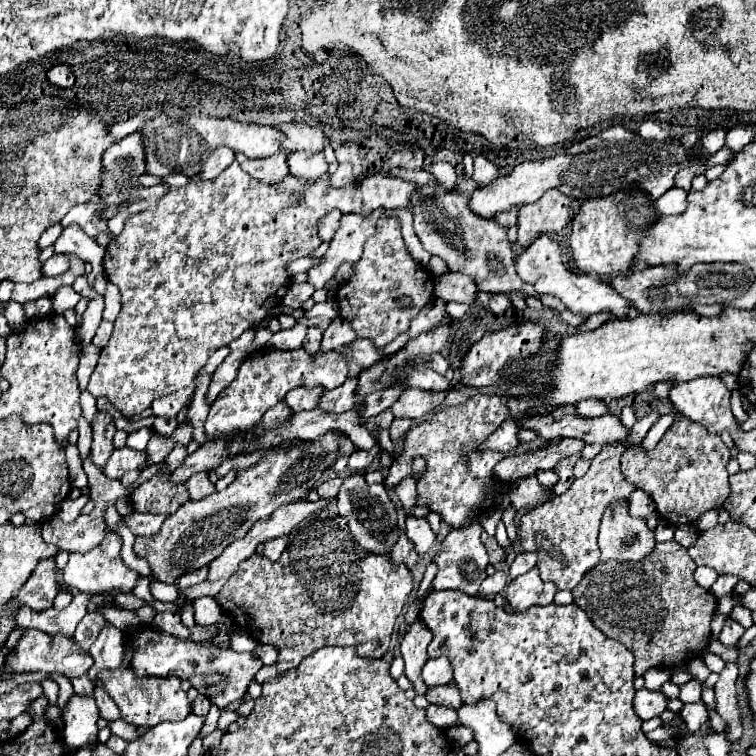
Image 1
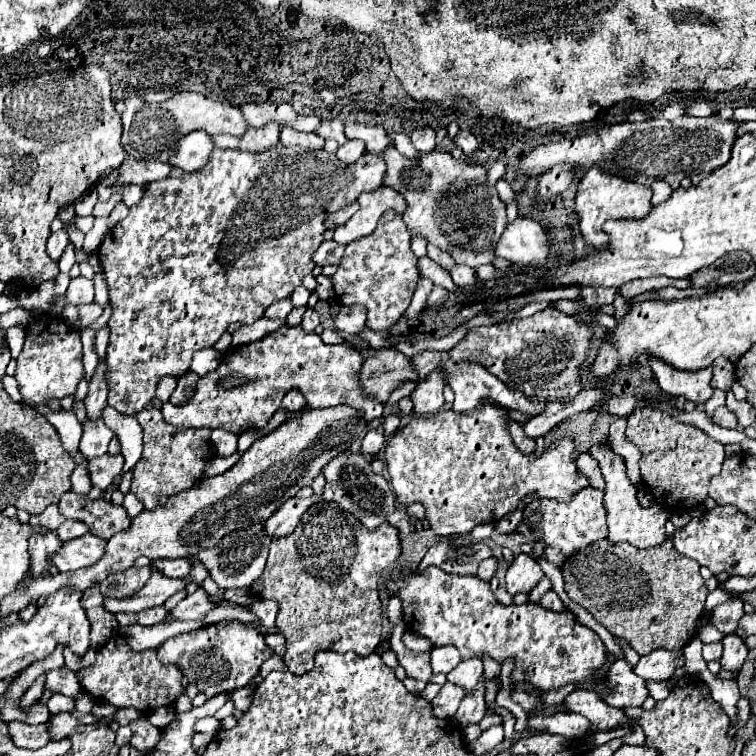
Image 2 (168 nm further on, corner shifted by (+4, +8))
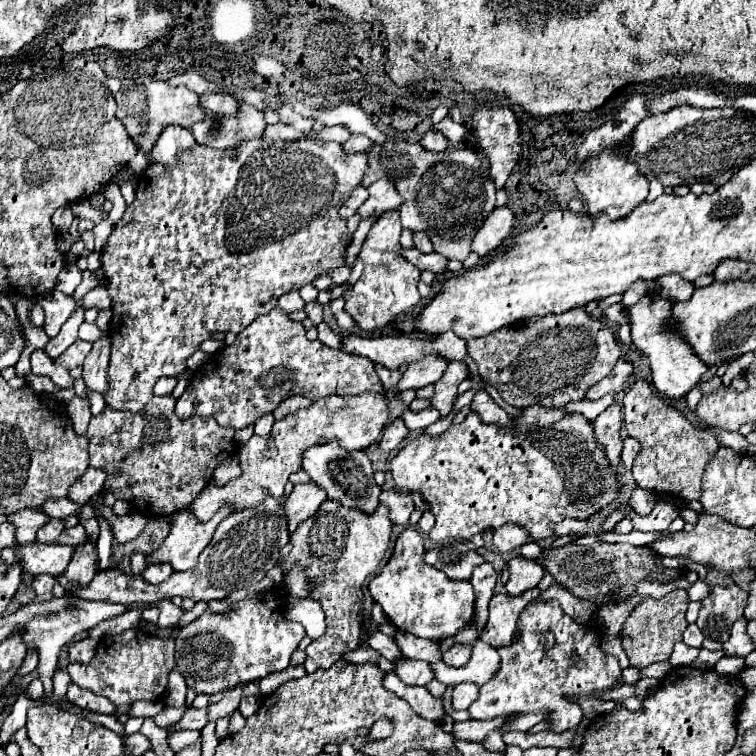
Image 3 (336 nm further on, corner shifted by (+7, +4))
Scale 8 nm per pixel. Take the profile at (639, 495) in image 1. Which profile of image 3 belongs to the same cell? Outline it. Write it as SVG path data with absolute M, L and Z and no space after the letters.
M631 437L625 439L625 443L623 443L623 463L625 463L627 469L631 469L633 457L639 453L639 449L641 449L641 445L635 439L631 439Z

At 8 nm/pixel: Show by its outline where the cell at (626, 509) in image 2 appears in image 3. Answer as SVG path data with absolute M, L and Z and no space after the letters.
M619 403L609 405L593 421L593 425L595 425L597 441L605 445L607 459L611 461L613 467L617 467L619 459L621 459L621 447L623 447L623 439L619 435L619 431L621 431L621 407L619 407Z

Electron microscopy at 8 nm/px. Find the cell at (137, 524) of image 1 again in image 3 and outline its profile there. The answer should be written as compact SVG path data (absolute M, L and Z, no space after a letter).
M61 497L61 499L51 499L51 501L43 501L41 513L49 515L49 517L65 519L65 517L69 517L69 515L73 515L73 513L81 515L81 505L65 499L65 497Z

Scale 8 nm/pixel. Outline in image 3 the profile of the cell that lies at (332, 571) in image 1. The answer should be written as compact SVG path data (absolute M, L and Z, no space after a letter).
M327 499L319 511L303 521L297 531L291 535L291 553L281 563L283 575L287 575L295 565L301 565L307 569L307 573L313 577L315 583L319 583L319 589L313 589L311 597L317 599L325 611L327 617L327 631L323 637L315 639L307 647L307 659L305 669L307 673L313 673L317 669L327 669L329 665L341 661L343 653L353 651L359 647L363 639L361 631L361 585L365 579L375 573L379 561L383 559L387 551L391 535L391 521L387 513L387 505L379 503L375 513L367 515L357 509L347 509L339 505L335 499Z

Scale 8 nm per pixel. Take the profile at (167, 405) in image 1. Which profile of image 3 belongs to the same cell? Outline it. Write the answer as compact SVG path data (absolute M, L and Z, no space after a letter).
M163 377L163 379L159 379L155 383L155 395L171 395L173 389L175 389L175 385L177 385L177 379Z

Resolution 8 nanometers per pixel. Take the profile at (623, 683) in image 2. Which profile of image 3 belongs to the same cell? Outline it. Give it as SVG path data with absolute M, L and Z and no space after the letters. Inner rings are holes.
M531 601L519 619L517 639L509 647L499 647L501 671L479 689L479 699L469 707L471 719L485 721L501 715L533 713L551 709L551 729L561 733L577 726L582 710L575 701L581 695L613 689L621 681L621 667L613 655L603 653L601 633L593 623L579 623L569 617L557 601ZM547 633L553 633L555 645L547 651Z

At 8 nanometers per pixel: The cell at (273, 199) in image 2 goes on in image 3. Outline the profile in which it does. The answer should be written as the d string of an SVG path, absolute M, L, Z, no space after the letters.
M261 137L259 141L243 141L243 145L235 145L231 149L213 149L205 145L197 145L191 151L183 151L177 157L175 167L167 167L161 163L151 163L143 175L137 181L135 189L135 201L127 205L125 215L115 223L103 253L103 271L107 275L107 291L113 297L113 319L111 319L111 329L109 335L113 339L113 349L111 349L111 361L109 361L109 371L107 371L107 391L103 393L107 405L117 411L131 411L137 413L141 411L153 397L153 385L159 381L159 377L171 375L177 377L185 369L185 361L189 355L197 351L201 341L209 339L211 333L241 333L251 321L261 317L263 313L269 313L275 309L277 299L289 291L301 289L307 283L313 283L319 275L337 269L343 265L343 255L345 249L351 243L351 233L347 233L347 223L339 217L339 207L351 191L361 185L363 173L367 171L367 157L365 153L353 153L347 155L339 143L333 141L311 141L311 139L299 139L299 141L283 141L283 139L267 139Z

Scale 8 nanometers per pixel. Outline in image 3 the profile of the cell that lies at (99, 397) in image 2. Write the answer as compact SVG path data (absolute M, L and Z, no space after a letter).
M105 333L101 339L93 343L91 353L85 359L83 365L83 379L85 385L95 391L105 391L107 387L107 367L109 367L109 355L111 355L111 337Z

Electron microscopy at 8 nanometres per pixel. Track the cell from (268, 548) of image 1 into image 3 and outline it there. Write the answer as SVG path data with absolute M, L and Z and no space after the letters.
M315 481L297 483L293 493L285 499L285 507L283 507L291 533L297 529L299 523L313 517L325 499L327 493L319 485L315 485Z

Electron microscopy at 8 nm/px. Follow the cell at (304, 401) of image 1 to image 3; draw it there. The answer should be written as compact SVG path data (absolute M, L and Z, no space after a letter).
M299 395L287 397L287 401L283 401L283 405L279 405L279 409L275 409L273 415L275 415L275 419L283 419L283 417L295 413L297 409L309 407L309 405L311 405L311 401L307 401L307 397L299 397Z

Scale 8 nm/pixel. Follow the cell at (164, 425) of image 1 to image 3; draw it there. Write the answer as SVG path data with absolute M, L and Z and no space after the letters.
M275 307L239 333L233 345L225 345L203 361L179 397L175 413L179 419L203 415L213 417L223 427L243 429L261 415L273 413L277 405L291 395L317 401L327 395L354 396L364 392L384 393L375 365L367 361L367 357L347 355L321 341L309 341L303 325Z

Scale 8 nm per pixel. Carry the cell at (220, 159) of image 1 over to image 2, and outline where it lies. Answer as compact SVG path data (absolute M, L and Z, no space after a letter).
M196 131L188 133L178 141L178 151L170 157L170 165L180 167L184 171L198 171L210 159L214 151L214 141L210 135Z

